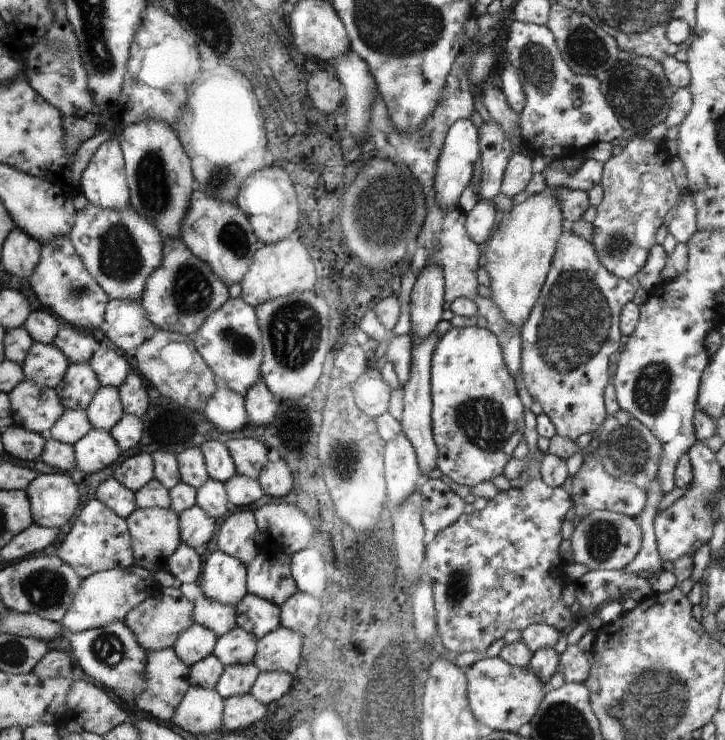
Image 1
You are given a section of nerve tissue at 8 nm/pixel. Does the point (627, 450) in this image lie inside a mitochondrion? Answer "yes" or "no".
yes

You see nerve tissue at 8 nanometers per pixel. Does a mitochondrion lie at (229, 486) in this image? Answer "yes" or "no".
no

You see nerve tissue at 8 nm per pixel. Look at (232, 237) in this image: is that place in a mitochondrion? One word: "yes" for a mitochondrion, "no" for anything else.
yes

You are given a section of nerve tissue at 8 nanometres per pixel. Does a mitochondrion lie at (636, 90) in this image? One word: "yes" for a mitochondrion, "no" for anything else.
yes

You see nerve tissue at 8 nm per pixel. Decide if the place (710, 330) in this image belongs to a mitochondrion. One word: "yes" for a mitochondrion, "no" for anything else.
no

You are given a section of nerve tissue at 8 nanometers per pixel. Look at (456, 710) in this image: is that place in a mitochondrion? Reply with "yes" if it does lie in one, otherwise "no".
no

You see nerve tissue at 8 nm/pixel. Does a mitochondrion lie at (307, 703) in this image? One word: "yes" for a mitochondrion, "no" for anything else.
no

